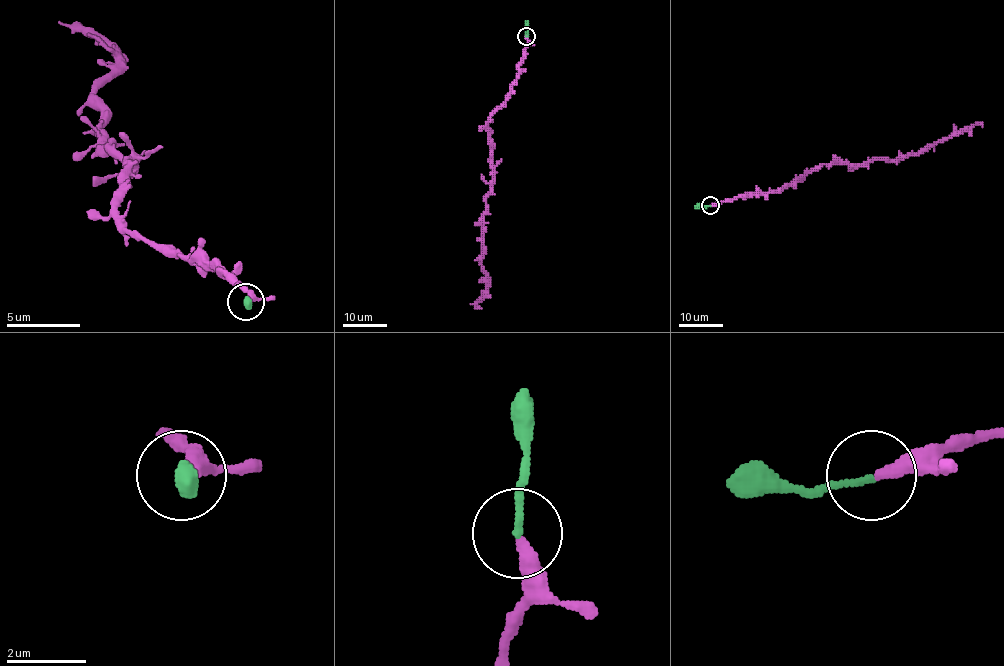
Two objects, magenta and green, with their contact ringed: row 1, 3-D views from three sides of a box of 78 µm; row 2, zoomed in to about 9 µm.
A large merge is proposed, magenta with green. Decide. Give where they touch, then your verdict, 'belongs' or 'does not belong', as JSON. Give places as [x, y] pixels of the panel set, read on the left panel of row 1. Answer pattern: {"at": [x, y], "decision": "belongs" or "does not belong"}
{"at": [245, 301], "decision": "belongs"}

